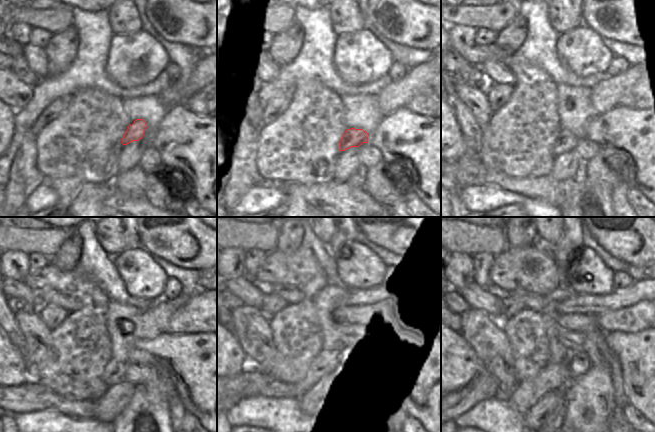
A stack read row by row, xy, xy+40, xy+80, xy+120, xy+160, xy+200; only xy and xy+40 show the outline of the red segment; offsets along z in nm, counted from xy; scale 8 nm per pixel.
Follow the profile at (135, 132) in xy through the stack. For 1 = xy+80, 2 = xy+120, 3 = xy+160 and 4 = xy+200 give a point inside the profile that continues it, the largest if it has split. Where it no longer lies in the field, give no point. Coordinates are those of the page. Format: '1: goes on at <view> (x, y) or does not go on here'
1: goes on at xy+80 (566, 141)
2: goes on at xy+120 (114, 370)
3: goes on at xy+160 (334, 375)
4: goes on at xy+200 (555, 376)

